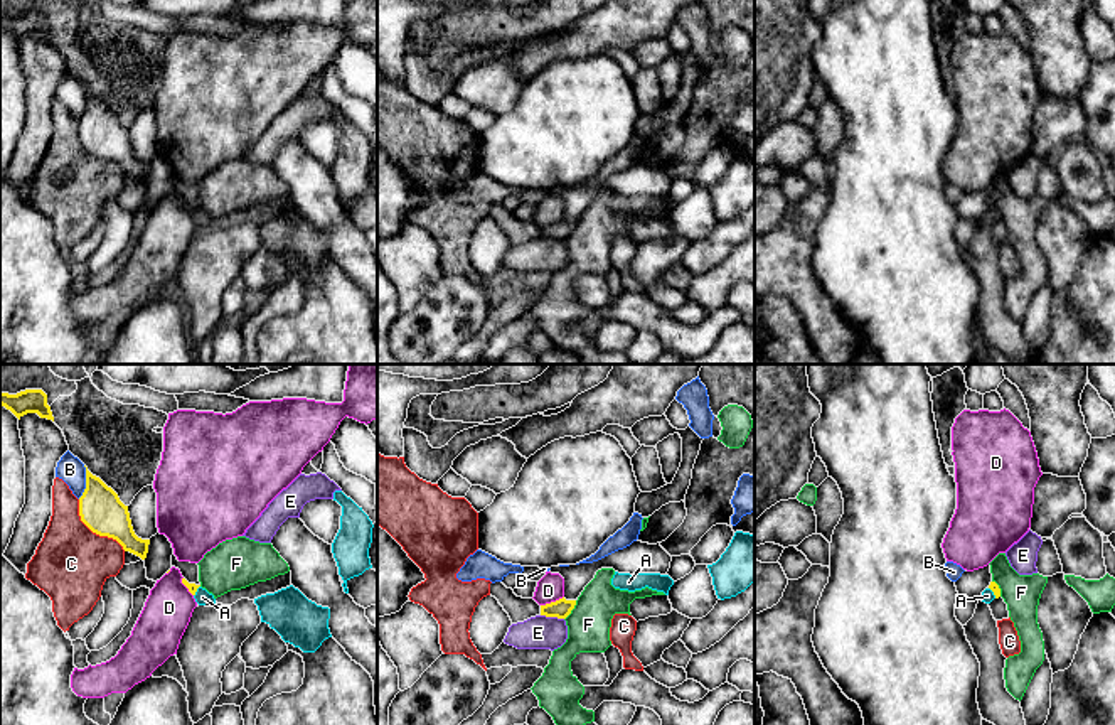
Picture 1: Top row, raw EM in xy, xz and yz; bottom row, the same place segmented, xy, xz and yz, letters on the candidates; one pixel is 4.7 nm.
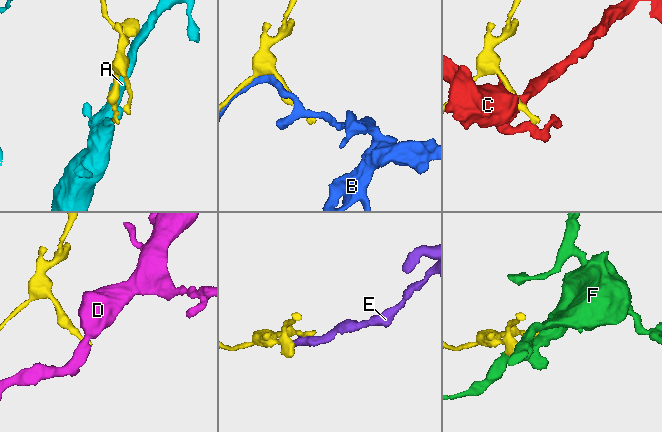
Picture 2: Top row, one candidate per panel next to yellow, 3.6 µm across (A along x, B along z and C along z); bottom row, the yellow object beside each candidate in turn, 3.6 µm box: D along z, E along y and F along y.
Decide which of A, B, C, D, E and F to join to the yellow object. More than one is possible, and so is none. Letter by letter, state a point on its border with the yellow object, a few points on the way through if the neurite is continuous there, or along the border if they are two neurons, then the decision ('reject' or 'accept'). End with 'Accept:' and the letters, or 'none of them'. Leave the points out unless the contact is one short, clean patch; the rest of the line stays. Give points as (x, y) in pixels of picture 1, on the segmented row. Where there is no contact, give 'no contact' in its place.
A: yz (992, 590) | across yz (994, 587), (992, 590), (987, 596) | accept
B: xy (86, 483) | reject
C: xy (93, 531) | reject
D: xz (551, 602) | along xz (563, 596), (541, 606) | reject
E: xz (553, 616) | along xz (541, 614), (563, 619) | reject
F: xz (571, 609) | reject
Accept: A

